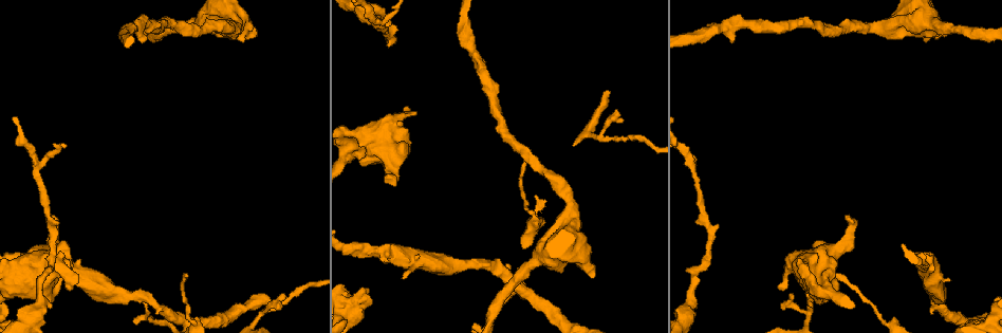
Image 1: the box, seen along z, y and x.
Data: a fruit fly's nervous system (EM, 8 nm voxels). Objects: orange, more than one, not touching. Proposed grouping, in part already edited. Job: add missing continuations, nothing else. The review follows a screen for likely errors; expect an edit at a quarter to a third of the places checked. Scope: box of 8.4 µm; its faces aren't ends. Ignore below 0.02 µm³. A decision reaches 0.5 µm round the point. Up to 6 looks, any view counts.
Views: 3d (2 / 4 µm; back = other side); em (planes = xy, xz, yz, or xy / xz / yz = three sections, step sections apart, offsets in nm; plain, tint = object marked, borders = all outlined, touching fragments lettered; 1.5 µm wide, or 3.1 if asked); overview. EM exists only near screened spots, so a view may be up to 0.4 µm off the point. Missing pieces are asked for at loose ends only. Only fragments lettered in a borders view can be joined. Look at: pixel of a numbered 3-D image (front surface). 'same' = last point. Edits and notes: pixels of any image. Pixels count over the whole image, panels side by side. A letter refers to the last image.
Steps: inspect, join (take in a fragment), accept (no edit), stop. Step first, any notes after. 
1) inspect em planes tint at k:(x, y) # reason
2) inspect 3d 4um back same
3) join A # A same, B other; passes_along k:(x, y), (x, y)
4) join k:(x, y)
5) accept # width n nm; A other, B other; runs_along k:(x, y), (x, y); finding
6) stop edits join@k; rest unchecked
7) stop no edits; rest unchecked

inspect em xy step 8 tint at 1:(255, 33) # thick end

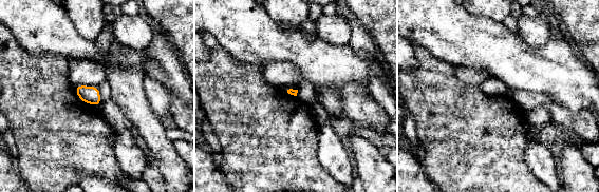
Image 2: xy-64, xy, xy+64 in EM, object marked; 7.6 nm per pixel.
inspect em planes borders same

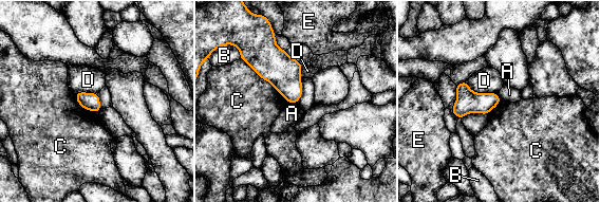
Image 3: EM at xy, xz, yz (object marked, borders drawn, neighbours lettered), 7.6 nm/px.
accept # A other, B other, C other, D other, E other; no lettered fragment goes on from it

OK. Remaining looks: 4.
inspect em xz step 8 tint at 1:(389, 176) # an open end

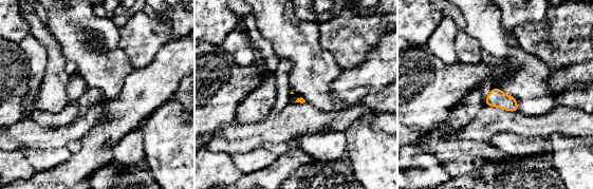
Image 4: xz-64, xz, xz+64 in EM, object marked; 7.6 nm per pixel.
inspect em planes borders same

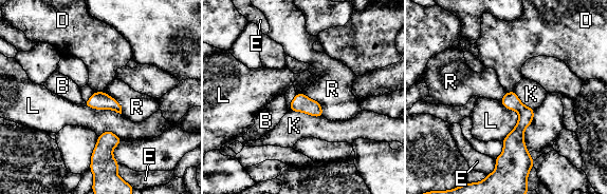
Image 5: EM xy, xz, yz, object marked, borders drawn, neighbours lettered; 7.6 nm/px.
accept # width 130 nm; B other, D other, E other, K other, L other, R other; border 5:(302, 92), (320, 104), (324, 116); no lettered fragment goes on from it

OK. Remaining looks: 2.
inspect em planes tint at 1:(415, 112) # free end

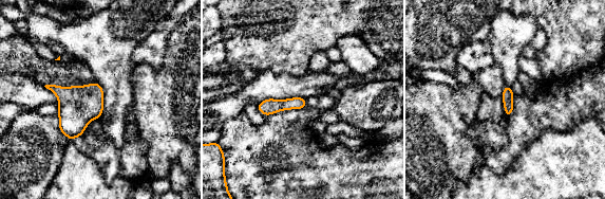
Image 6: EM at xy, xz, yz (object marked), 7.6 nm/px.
inspect em planes borders same # what lies round it

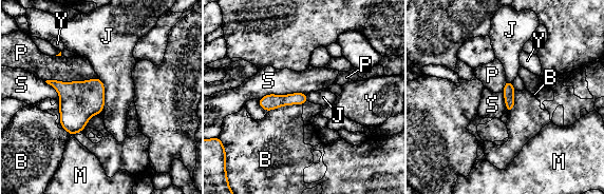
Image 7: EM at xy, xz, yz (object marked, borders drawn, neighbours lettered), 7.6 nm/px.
accept # B other, J other, M other, P other, S other, Y other; runs_along 7:(304, 97), (261, 102); none of them fits

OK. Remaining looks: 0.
stop no edits; rest unchecked

